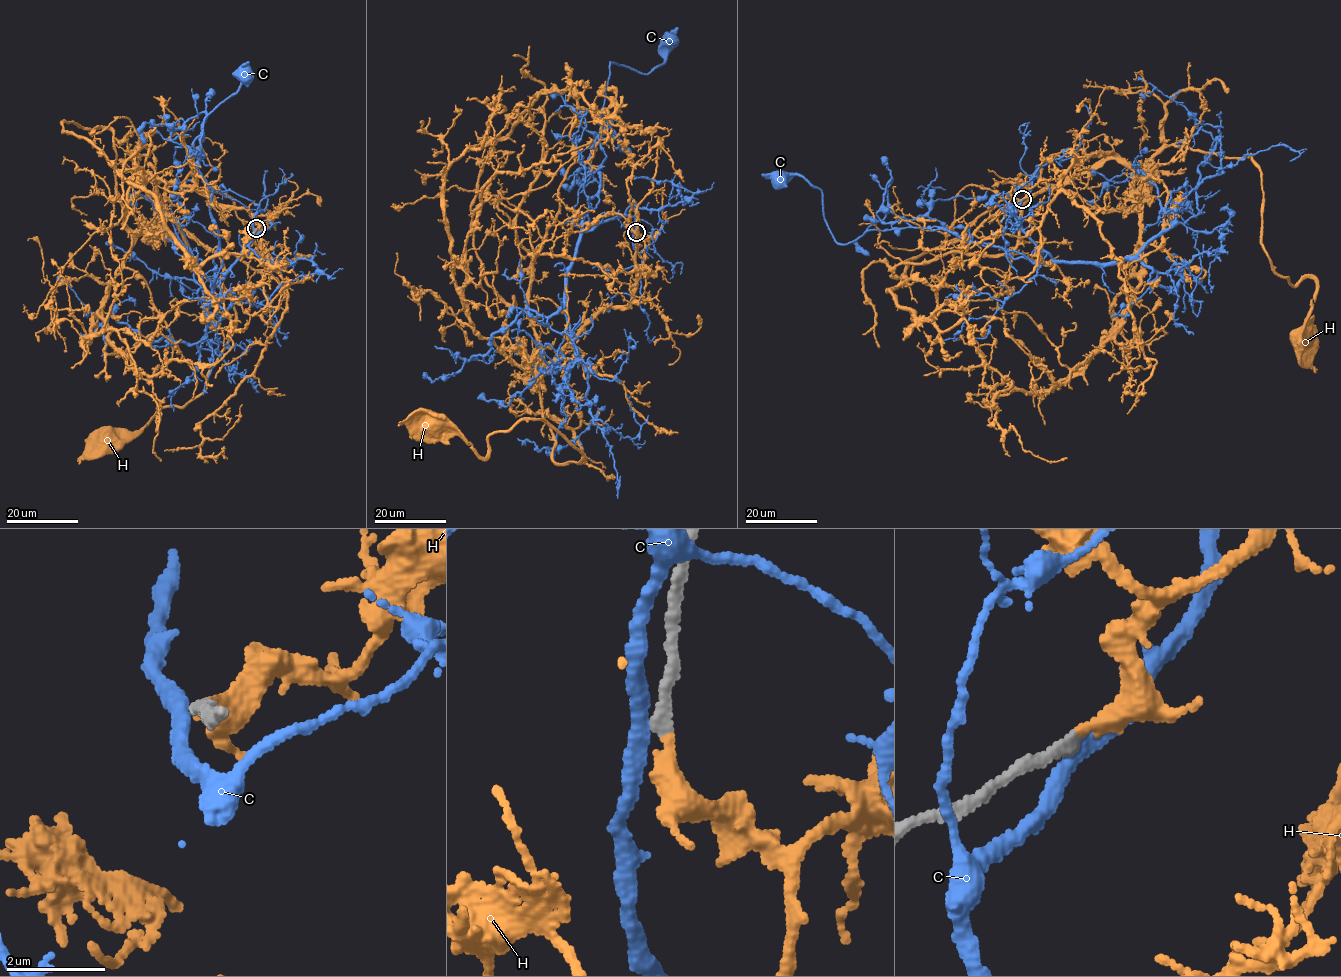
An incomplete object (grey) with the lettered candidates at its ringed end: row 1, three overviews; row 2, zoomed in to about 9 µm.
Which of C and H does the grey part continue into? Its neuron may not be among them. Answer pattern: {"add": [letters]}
{"add": ["H"]}

